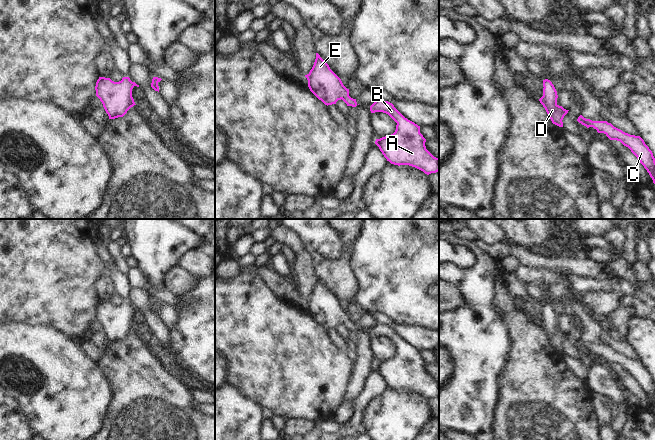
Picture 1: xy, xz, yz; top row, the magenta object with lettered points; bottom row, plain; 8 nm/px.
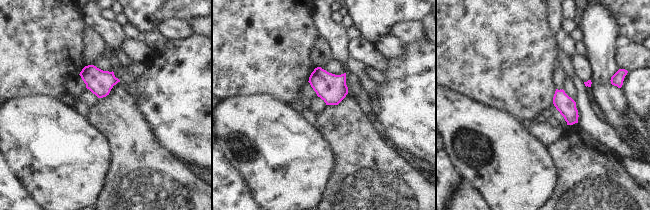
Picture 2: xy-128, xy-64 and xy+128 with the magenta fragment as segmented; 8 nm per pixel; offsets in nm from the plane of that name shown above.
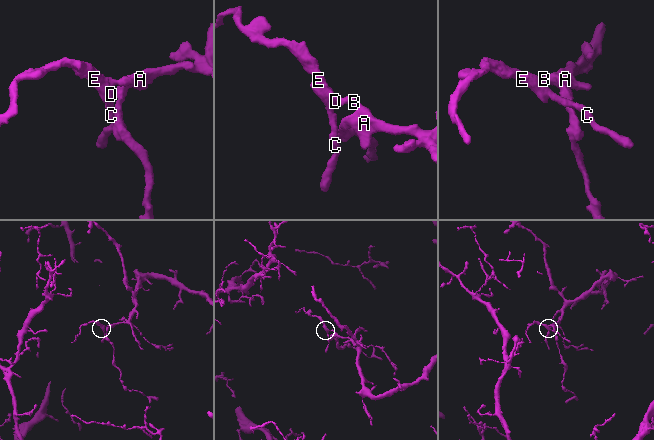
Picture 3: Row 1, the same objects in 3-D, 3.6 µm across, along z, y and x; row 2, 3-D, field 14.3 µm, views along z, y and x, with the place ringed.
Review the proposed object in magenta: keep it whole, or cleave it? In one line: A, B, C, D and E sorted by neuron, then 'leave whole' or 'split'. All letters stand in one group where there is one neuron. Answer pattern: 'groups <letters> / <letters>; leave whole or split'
groups A B C D E; leave whole

